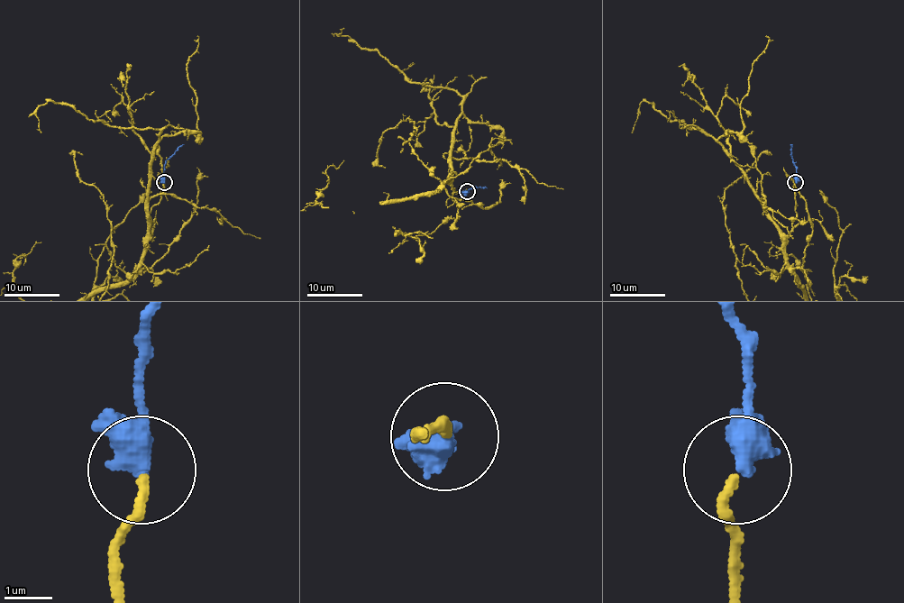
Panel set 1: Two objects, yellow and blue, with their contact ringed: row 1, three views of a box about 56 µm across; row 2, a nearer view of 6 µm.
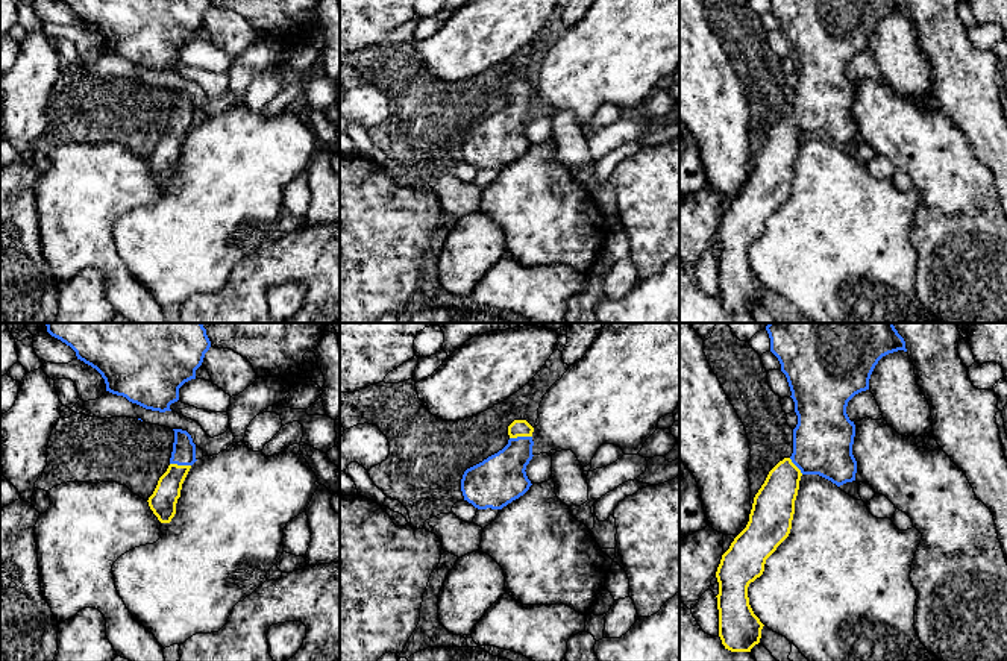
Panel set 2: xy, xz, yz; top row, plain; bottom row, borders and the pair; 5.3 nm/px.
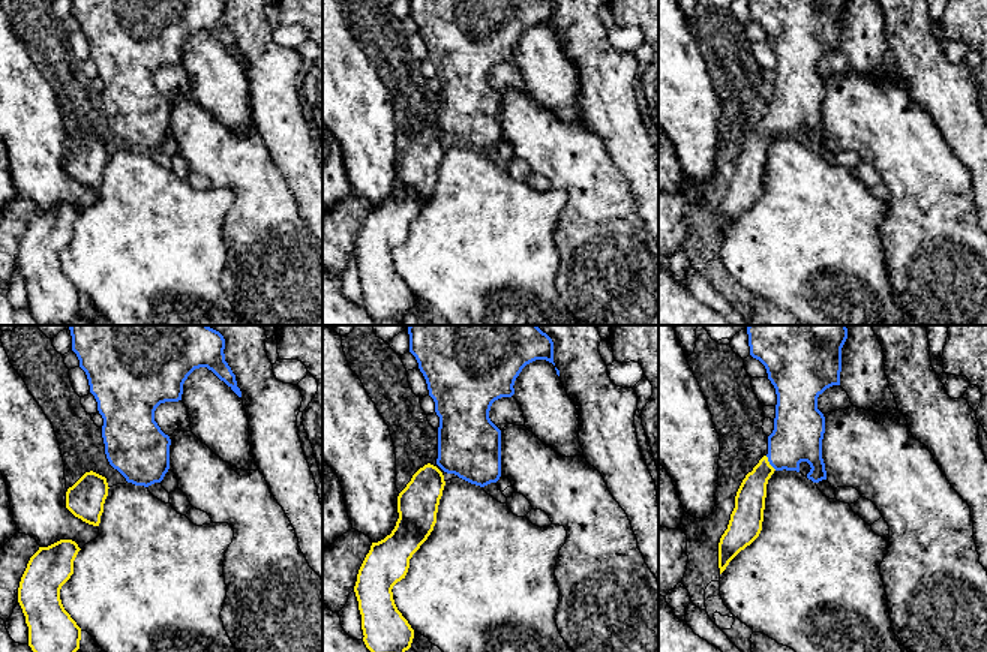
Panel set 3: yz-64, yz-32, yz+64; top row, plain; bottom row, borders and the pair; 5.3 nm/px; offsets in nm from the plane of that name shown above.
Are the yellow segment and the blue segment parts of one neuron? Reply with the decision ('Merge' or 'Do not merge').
Merge

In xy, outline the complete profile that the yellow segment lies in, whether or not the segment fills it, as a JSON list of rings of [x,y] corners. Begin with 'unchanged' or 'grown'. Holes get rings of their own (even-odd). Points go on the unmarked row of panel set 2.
grown | [[[182,89],[174,91],[173,112],[167,132],[159,138],[149,167],[161,183],[170,183],[176,174],[182,144],[196,120],[196,105],[191,96]]]

